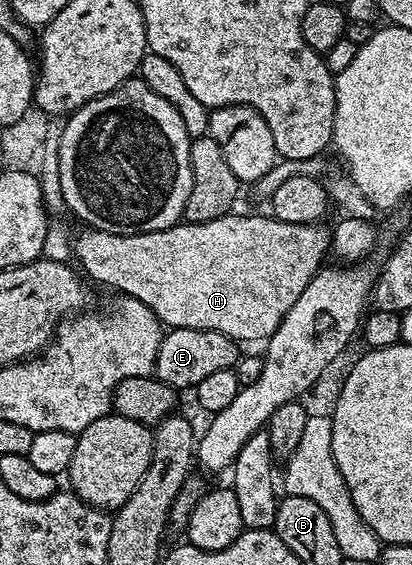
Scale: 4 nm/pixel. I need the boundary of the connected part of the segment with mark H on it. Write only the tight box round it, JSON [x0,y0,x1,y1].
[71,211,331,343]

